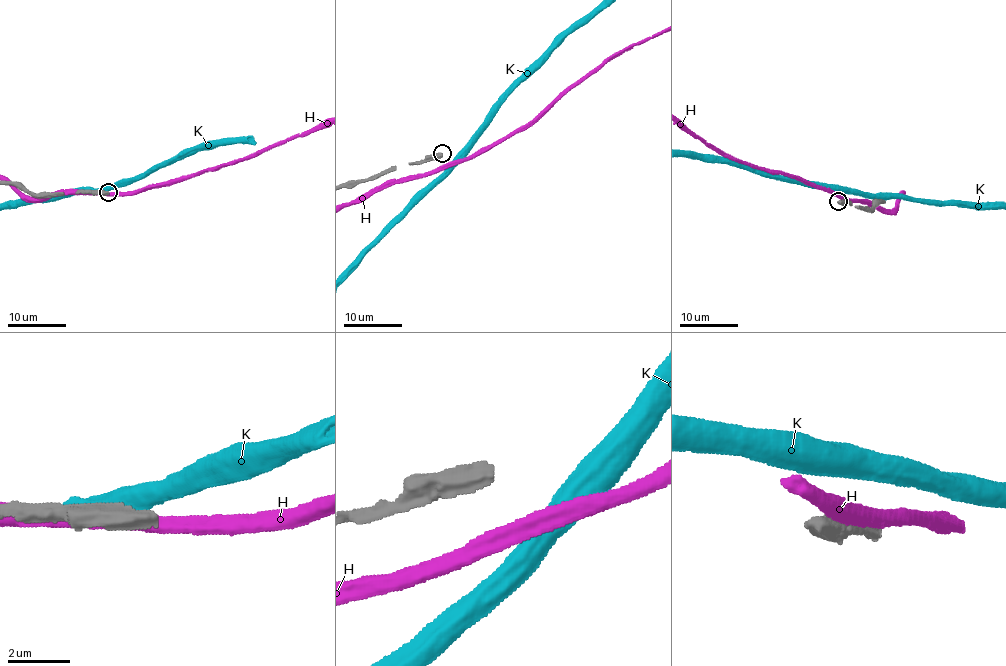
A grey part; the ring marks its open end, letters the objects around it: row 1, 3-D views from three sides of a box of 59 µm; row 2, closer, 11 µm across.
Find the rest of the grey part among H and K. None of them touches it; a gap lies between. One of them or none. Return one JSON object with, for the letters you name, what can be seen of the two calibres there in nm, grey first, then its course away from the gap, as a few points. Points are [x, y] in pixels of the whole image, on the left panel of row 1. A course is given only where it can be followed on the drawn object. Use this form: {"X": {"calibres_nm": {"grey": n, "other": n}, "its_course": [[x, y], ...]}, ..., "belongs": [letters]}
{"belongs": []}

